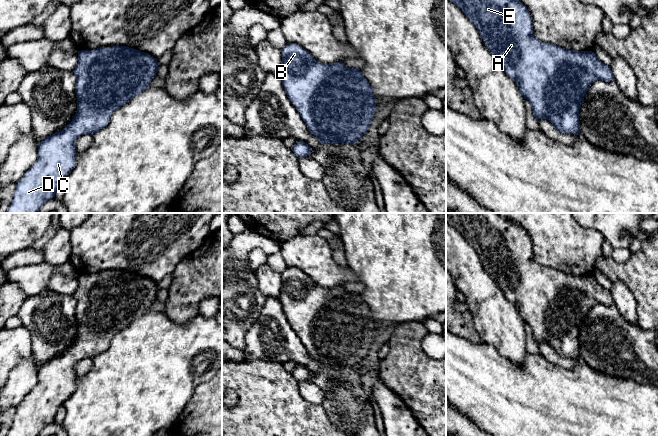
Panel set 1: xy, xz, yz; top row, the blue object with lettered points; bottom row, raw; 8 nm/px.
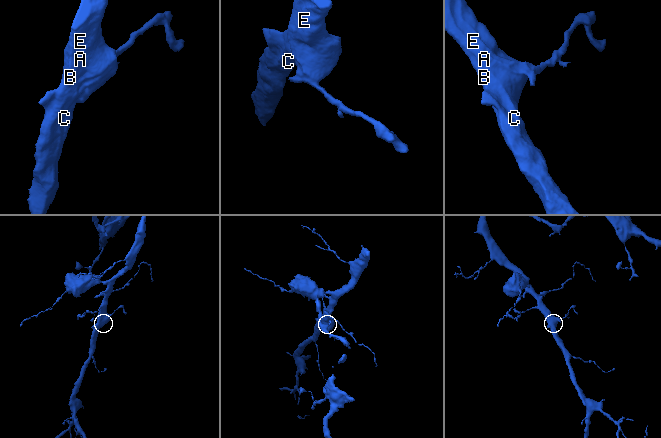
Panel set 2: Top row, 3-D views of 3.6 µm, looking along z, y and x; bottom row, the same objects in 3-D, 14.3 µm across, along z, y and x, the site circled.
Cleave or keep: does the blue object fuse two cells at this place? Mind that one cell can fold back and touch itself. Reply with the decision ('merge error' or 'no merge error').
no merge error

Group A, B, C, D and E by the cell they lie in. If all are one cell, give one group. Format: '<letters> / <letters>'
A B C D E

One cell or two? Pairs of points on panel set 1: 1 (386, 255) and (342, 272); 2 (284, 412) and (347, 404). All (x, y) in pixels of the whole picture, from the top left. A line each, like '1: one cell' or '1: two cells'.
1: two cells
2: two cells

